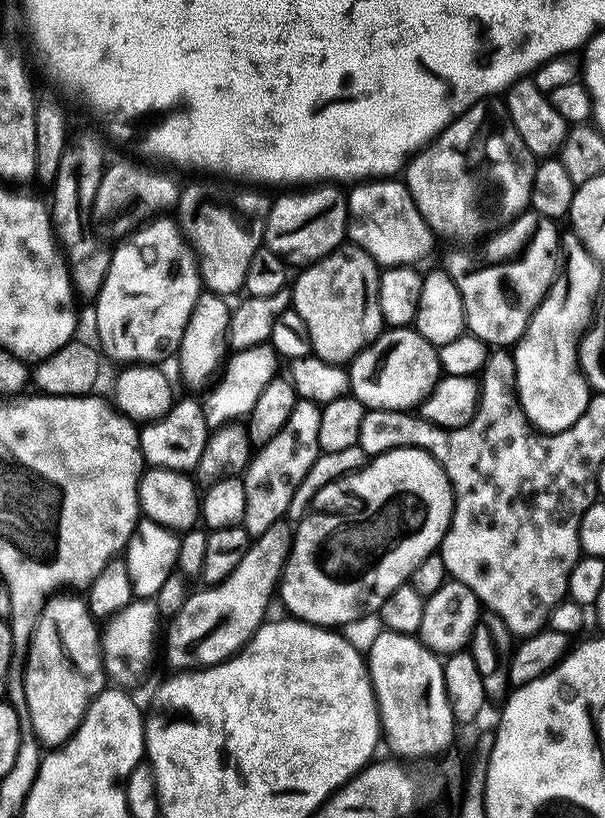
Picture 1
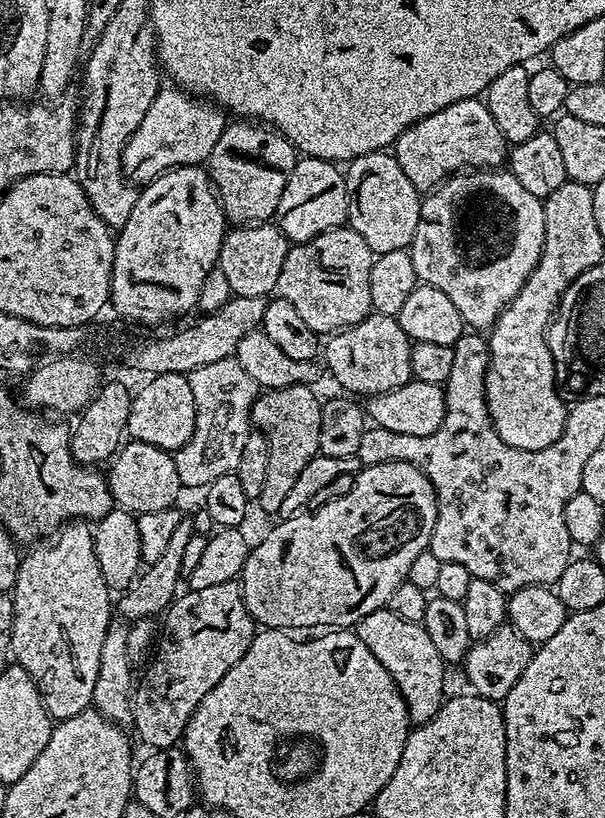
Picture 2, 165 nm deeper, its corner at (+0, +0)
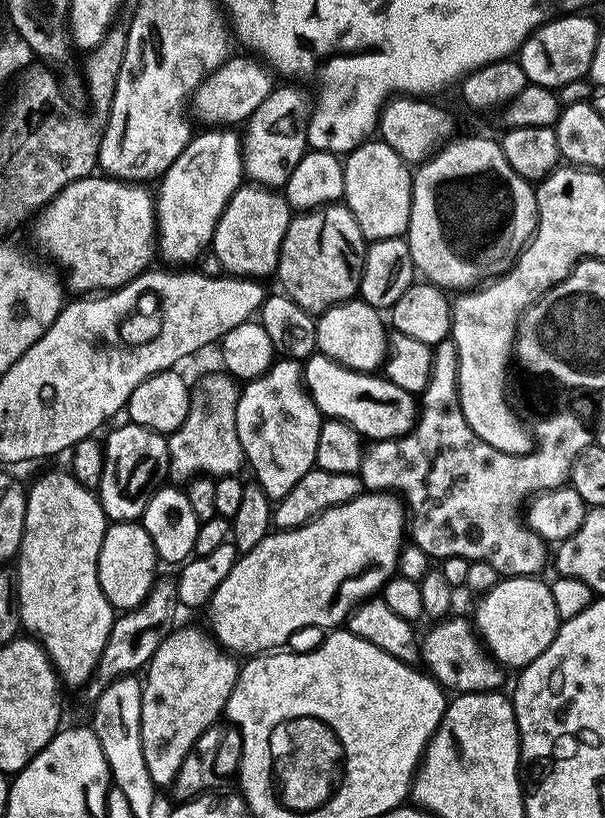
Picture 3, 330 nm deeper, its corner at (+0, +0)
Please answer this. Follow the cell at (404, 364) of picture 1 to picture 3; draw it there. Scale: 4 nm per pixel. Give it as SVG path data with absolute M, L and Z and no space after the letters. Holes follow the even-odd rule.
M359 298L344 300L332 308L327 308L324 313L315 317L316 347L319 355L329 356L355 372L375 373L383 365L384 357L388 354L390 335L385 317L383 320L380 316L383 316L381 309L370 306Z

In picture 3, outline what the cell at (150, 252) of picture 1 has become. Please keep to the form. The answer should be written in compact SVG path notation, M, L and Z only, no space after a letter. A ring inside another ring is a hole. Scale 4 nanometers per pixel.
M228 126L204 131L208 132L193 135L186 150L174 158L172 165L159 177L160 190L154 194L158 252L172 266L188 266L191 260L200 260L212 243L222 210L226 210L230 198L245 179L241 133Z

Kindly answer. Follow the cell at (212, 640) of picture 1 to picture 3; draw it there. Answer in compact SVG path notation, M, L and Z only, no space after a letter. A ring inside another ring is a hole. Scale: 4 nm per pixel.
M179 628L171 631L158 646L146 667L148 681L145 679L142 684L142 754L146 758L146 770L150 770L150 778L160 790L172 785L186 754L190 754L200 735L219 721L216 719L227 709L238 679L238 664L232 661L235 659L207 631Z

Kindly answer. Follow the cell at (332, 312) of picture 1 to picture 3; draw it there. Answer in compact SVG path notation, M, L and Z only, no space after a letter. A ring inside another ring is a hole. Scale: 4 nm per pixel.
M329 203L293 215L286 238L282 238L275 275L280 276L283 295L298 302L302 310L321 314L359 293L365 251L364 235L347 204Z

